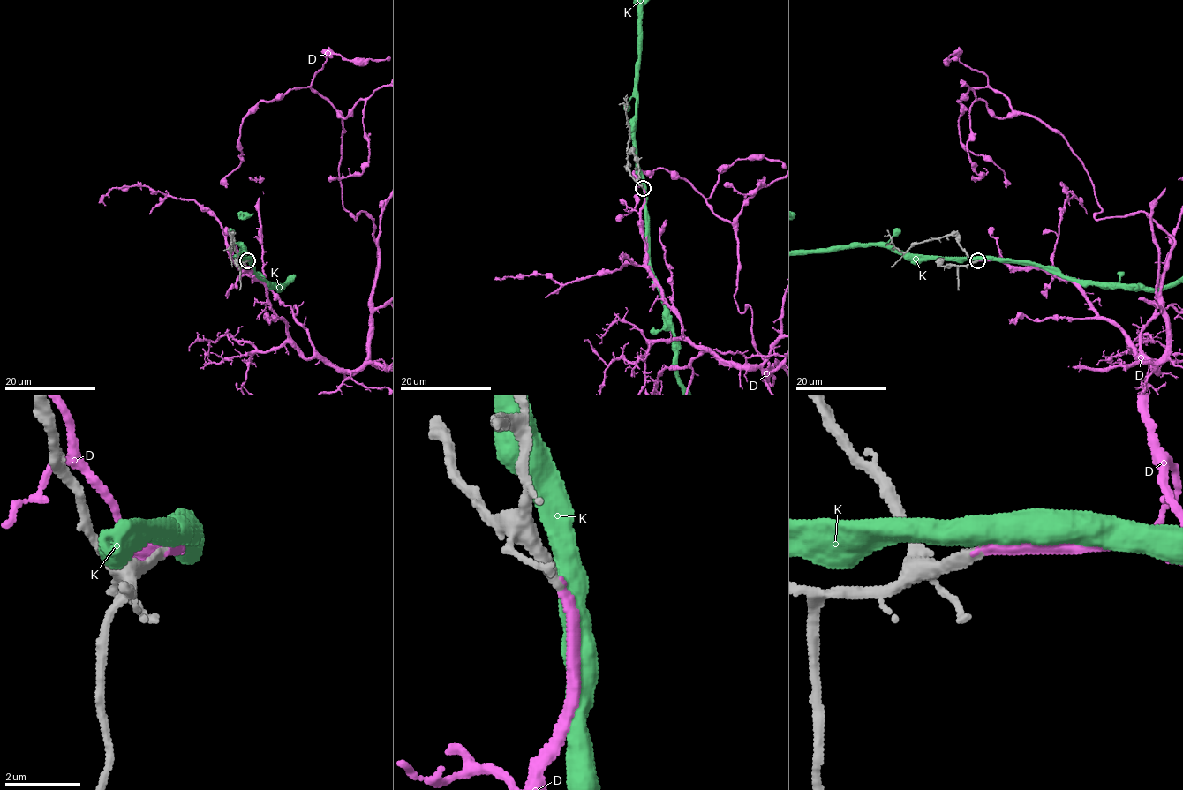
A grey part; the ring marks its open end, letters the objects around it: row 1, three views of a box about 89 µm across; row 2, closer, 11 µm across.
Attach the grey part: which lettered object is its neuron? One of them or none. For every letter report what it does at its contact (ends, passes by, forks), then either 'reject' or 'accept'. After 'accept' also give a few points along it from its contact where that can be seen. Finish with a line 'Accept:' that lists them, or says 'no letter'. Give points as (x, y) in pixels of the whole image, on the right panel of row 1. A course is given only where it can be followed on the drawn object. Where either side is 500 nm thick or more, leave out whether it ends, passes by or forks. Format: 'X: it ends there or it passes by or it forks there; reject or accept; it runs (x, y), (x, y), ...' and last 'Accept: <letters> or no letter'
D: it ends there; accept
K: reject
Accept: D

